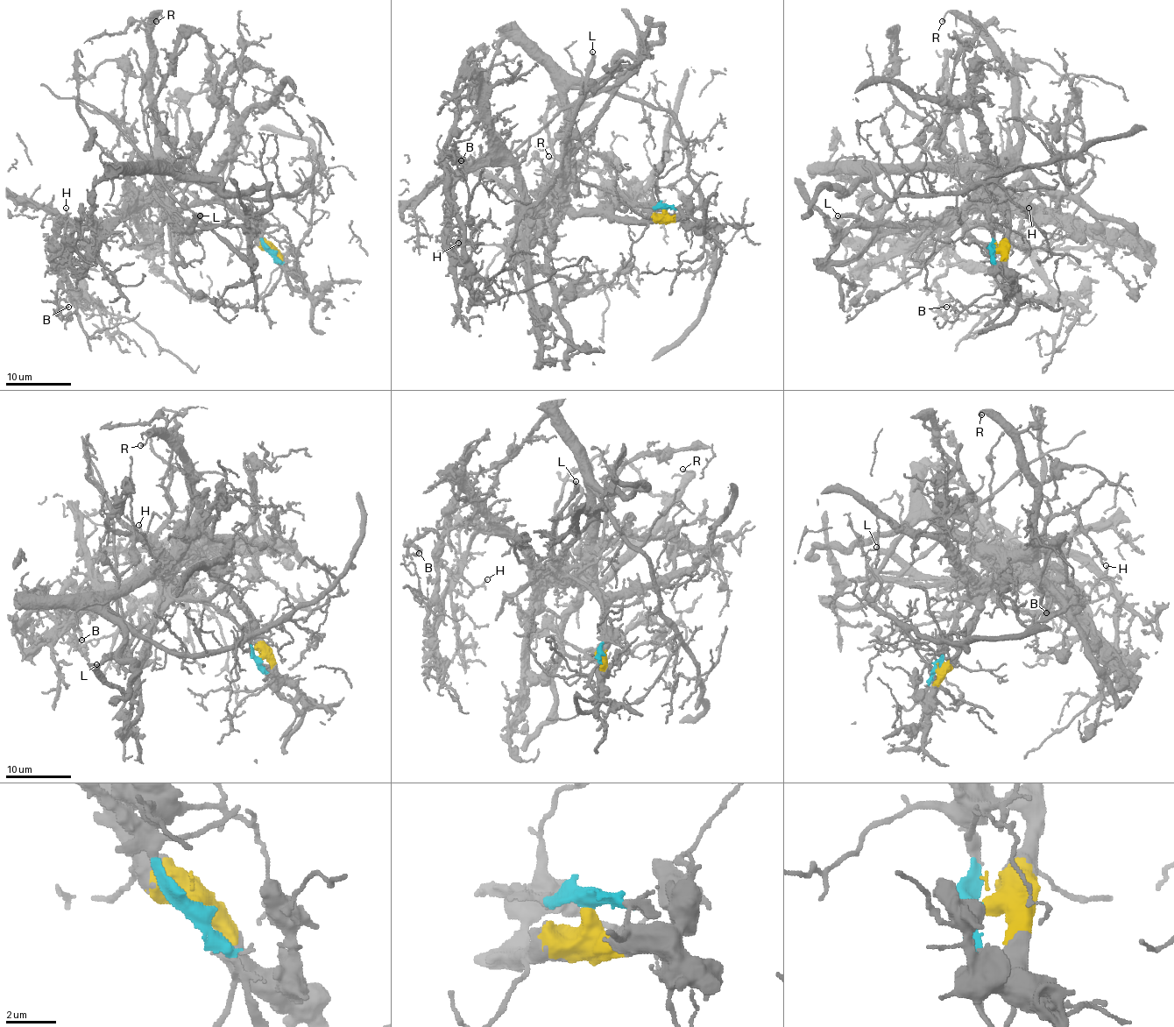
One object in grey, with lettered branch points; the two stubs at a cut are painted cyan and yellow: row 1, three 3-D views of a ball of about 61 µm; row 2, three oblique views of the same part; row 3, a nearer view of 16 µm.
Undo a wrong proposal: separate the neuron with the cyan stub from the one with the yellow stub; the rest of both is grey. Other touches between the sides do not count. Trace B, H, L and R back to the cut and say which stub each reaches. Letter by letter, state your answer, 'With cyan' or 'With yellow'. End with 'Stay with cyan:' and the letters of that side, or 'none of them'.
B: With cyan
H: With cyan
L: With cyan
R: With yellow
Stay with cyan: B, H, L

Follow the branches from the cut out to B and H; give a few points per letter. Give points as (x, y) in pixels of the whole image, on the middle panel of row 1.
B: (664, 208), (566, 180), (535, 205), (511, 166), (471, 166), (455, 160), (453, 149), (449, 154), (461, 160)
H: (664, 208), (566, 180), (535, 205), (511, 166), (483, 166), (455, 184), (449, 239), (458, 243)

